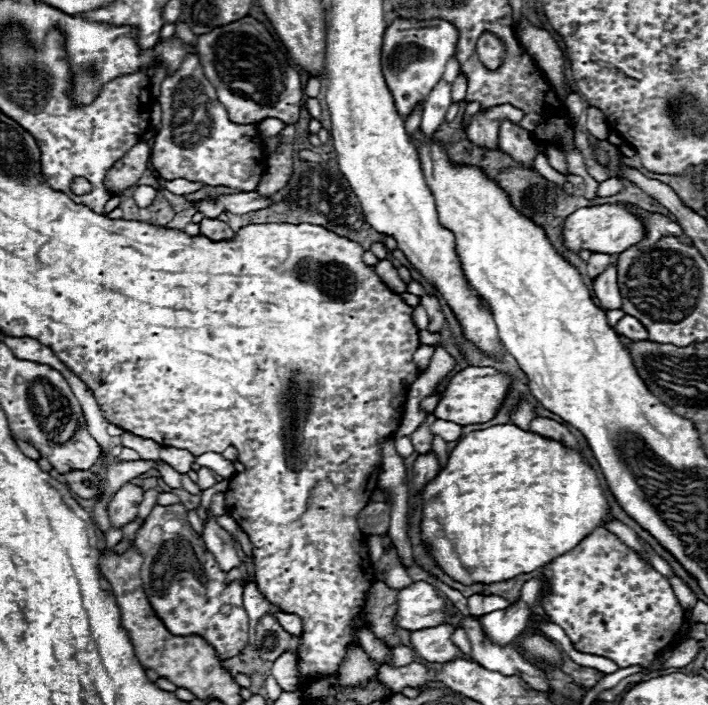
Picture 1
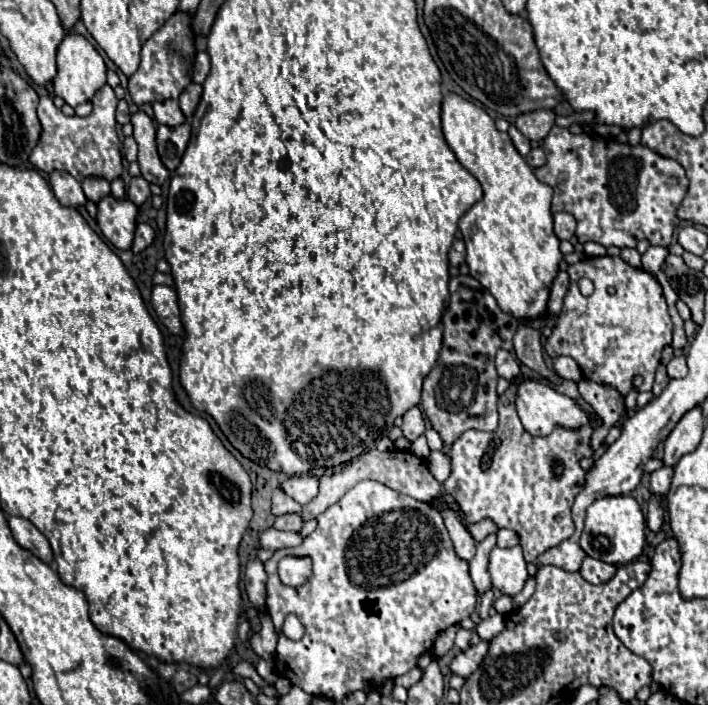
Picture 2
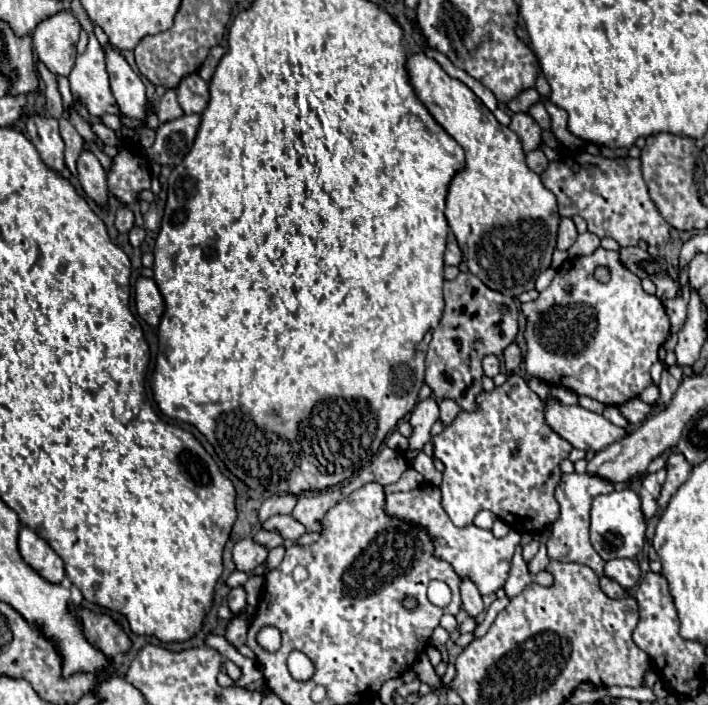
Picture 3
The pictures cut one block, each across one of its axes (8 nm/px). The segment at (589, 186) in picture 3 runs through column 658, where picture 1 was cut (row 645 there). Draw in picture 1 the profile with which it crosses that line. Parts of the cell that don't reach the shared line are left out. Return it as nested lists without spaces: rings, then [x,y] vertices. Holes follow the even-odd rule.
[[[170,504],[170,506],[154,506],[152,512],[144,518],[142,528],[136,532],[136,548],[144,556],[144,564],[140,568],[140,576],[144,582],[144,592],[148,594],[148,600],[156,612],[156,616],[162,620],[162,624],[168,628],[168,632],[176,636],[202,636],[206,638],[218,652],[222,660],[232,658],[244,650],[248,644],[248,614],[242,606],[242,588],[232,582],[230,586],[224,584],[226,572],[218,568],[216,558],[206,550],[204,540],[190,528],[186,522],[186,506],[184,504]],[[176,522],[178,530],[168,532],[166,524]]]

